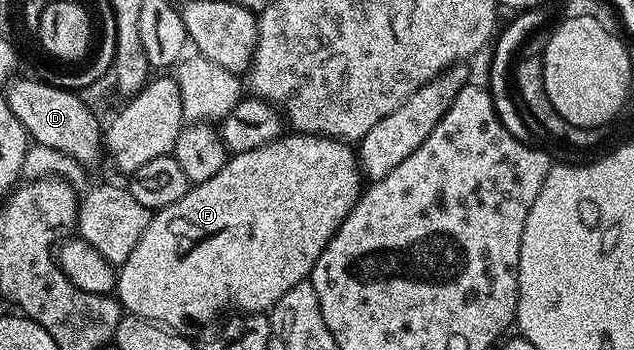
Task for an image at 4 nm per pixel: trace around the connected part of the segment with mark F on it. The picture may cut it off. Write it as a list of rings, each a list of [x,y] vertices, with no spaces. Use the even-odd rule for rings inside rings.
[[[290,131],[264,147],[227,156],[224,167],[220,167],[220,171],[216,171],[212,179],[204,179],[204,183],[189,189],[184,199],[176,199],[176,203],[157,210],[151,216],[144,235],[140,235],[140,243],[136,243],[132,255],[128,255],[126,262],[117,270],[116,300],[127,314],[156,321],[159,325],[165,325],[167,329],[175,331],[186,331],[189,325],[206,325],[221,309],[226,309],[229,305],[235,305],[243,314],[266,313],[274,308],[280,295],[284,295],[284,291],[292,291],[296,283],[309,278],[316,259],[320,259],[320,255],[334,238],[334,232],[342,226],[344,219],[350,215],[354,204],[362,196],[364,192],[362,181],[364,182],[364,174],[359,168],[355,150],[347,142],[337,141],[331,137],[317,137]]]

